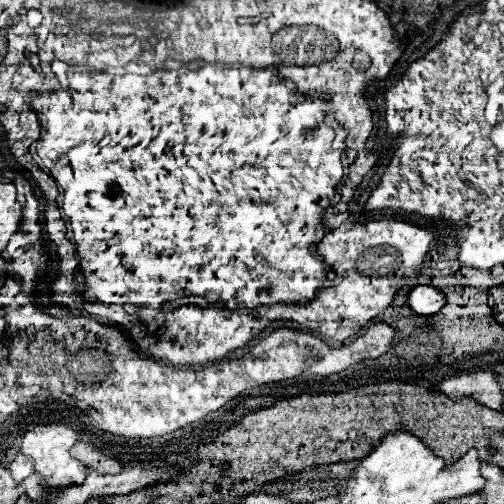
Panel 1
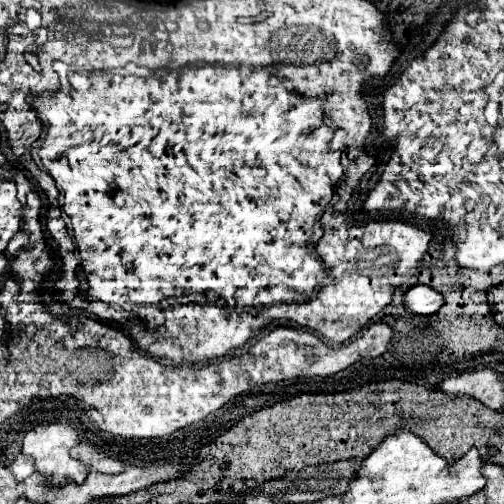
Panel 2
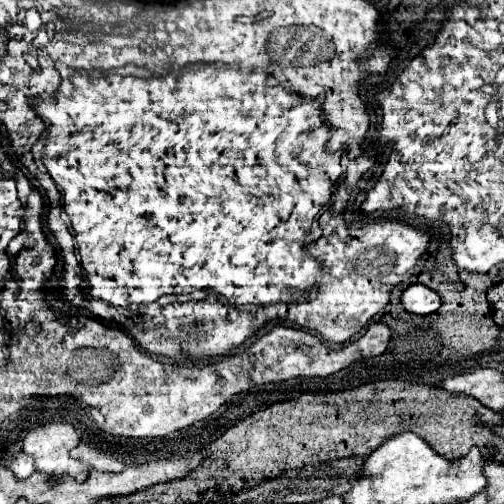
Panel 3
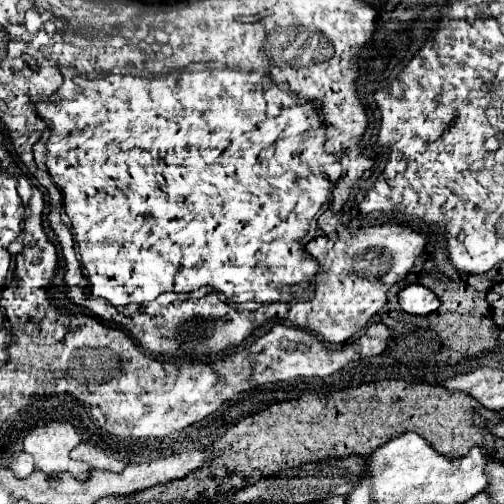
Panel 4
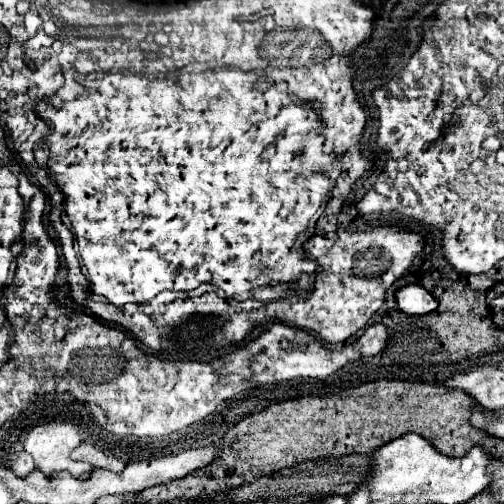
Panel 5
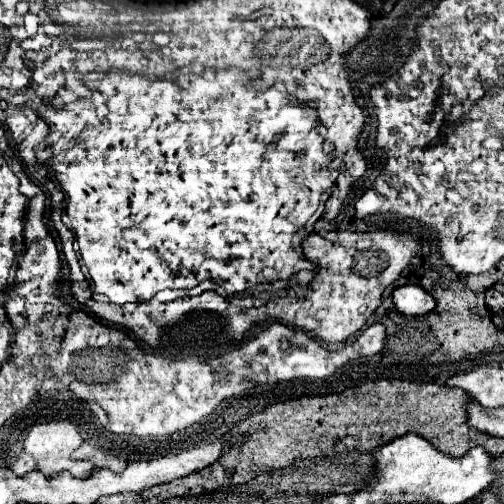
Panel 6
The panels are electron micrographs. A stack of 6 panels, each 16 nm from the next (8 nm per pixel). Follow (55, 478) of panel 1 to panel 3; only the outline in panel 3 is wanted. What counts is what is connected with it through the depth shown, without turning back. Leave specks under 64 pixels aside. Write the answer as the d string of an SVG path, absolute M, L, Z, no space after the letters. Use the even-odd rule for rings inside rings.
M52 422L30 430L24 438L24 454L34 458L38 472L46 474L48 480L58 482L62 476L70 476L82 482L90 468L84 462L72 460L70 450L80 442L76 430L70 424Z

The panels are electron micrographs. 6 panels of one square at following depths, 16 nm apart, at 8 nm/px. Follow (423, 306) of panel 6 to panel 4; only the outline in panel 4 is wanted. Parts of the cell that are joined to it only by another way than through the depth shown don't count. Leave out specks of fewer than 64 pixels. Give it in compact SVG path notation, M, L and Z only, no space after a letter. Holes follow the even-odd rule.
M410 284L400 292L400 306L408 314L432 314L440 306L440 298L422 284Z

